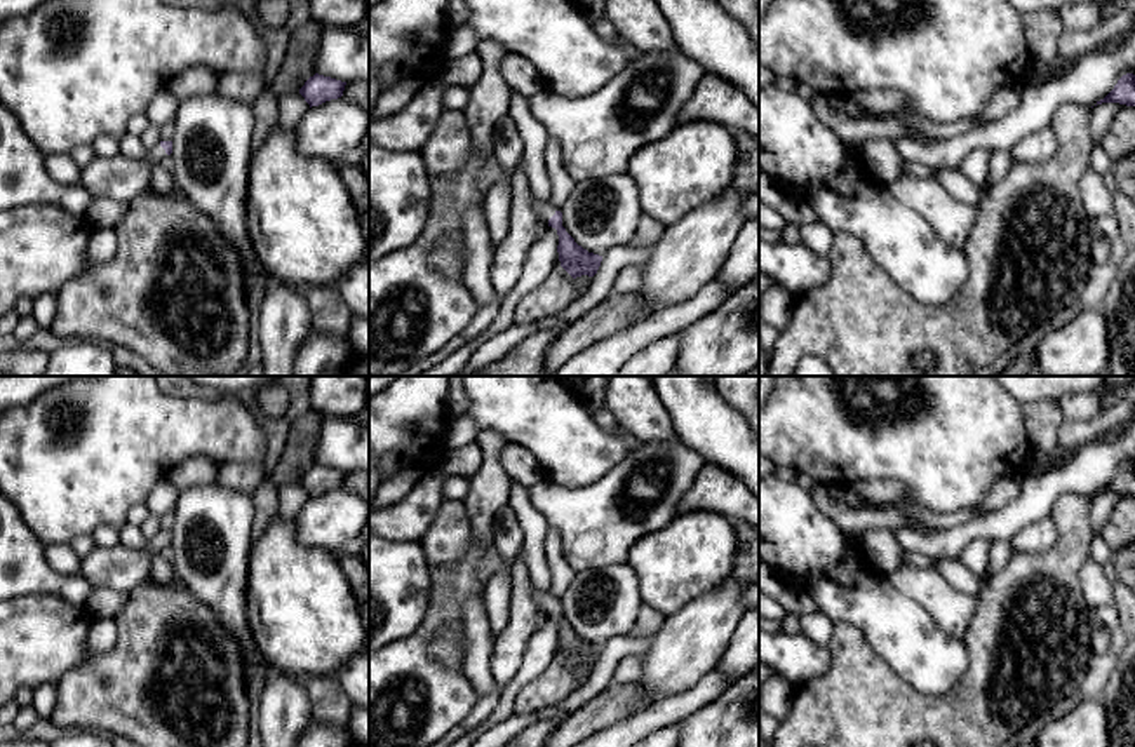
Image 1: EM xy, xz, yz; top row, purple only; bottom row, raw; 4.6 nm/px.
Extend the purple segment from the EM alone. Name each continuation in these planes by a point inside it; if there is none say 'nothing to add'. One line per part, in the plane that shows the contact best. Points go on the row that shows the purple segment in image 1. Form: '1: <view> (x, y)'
1: xz (543, 208)

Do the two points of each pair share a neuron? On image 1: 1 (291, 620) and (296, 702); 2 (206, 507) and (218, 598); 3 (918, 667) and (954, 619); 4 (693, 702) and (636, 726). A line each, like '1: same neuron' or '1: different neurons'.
1: different neurons
2: same neuron
3: different neurons
4: same neuron

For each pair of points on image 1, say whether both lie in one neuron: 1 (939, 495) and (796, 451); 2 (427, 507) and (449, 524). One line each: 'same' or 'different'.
1: same
2: different

